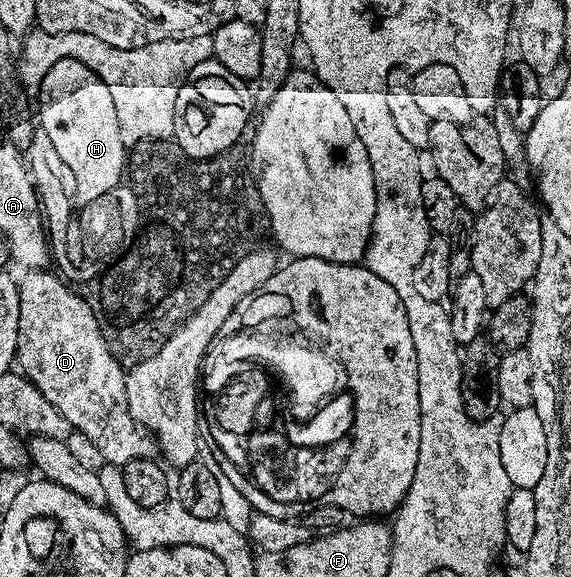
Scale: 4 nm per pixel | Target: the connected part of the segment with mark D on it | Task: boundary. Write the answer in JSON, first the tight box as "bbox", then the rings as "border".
{"bbox":[17,269,156,467],"border":[[[46,269],[26,271],[18,281],[20,323],[17,368],[23,377],[37,387],[40,395],[44,395],[44,399],[48,399],[48,403],[52,403],[52,407],[56,407],[56,411],[60,411],[60,415],[72,423],[74,430],[82,432],[92,441],[104,462],[121,467],[132,459],[154,457],[156,442],[153,436],[135,423],[128,411],[124,366],[115,359],[108,347],[87,298],[82,293],[73,293],[70,290],[73,288],[61,276],[51,273]]]}

